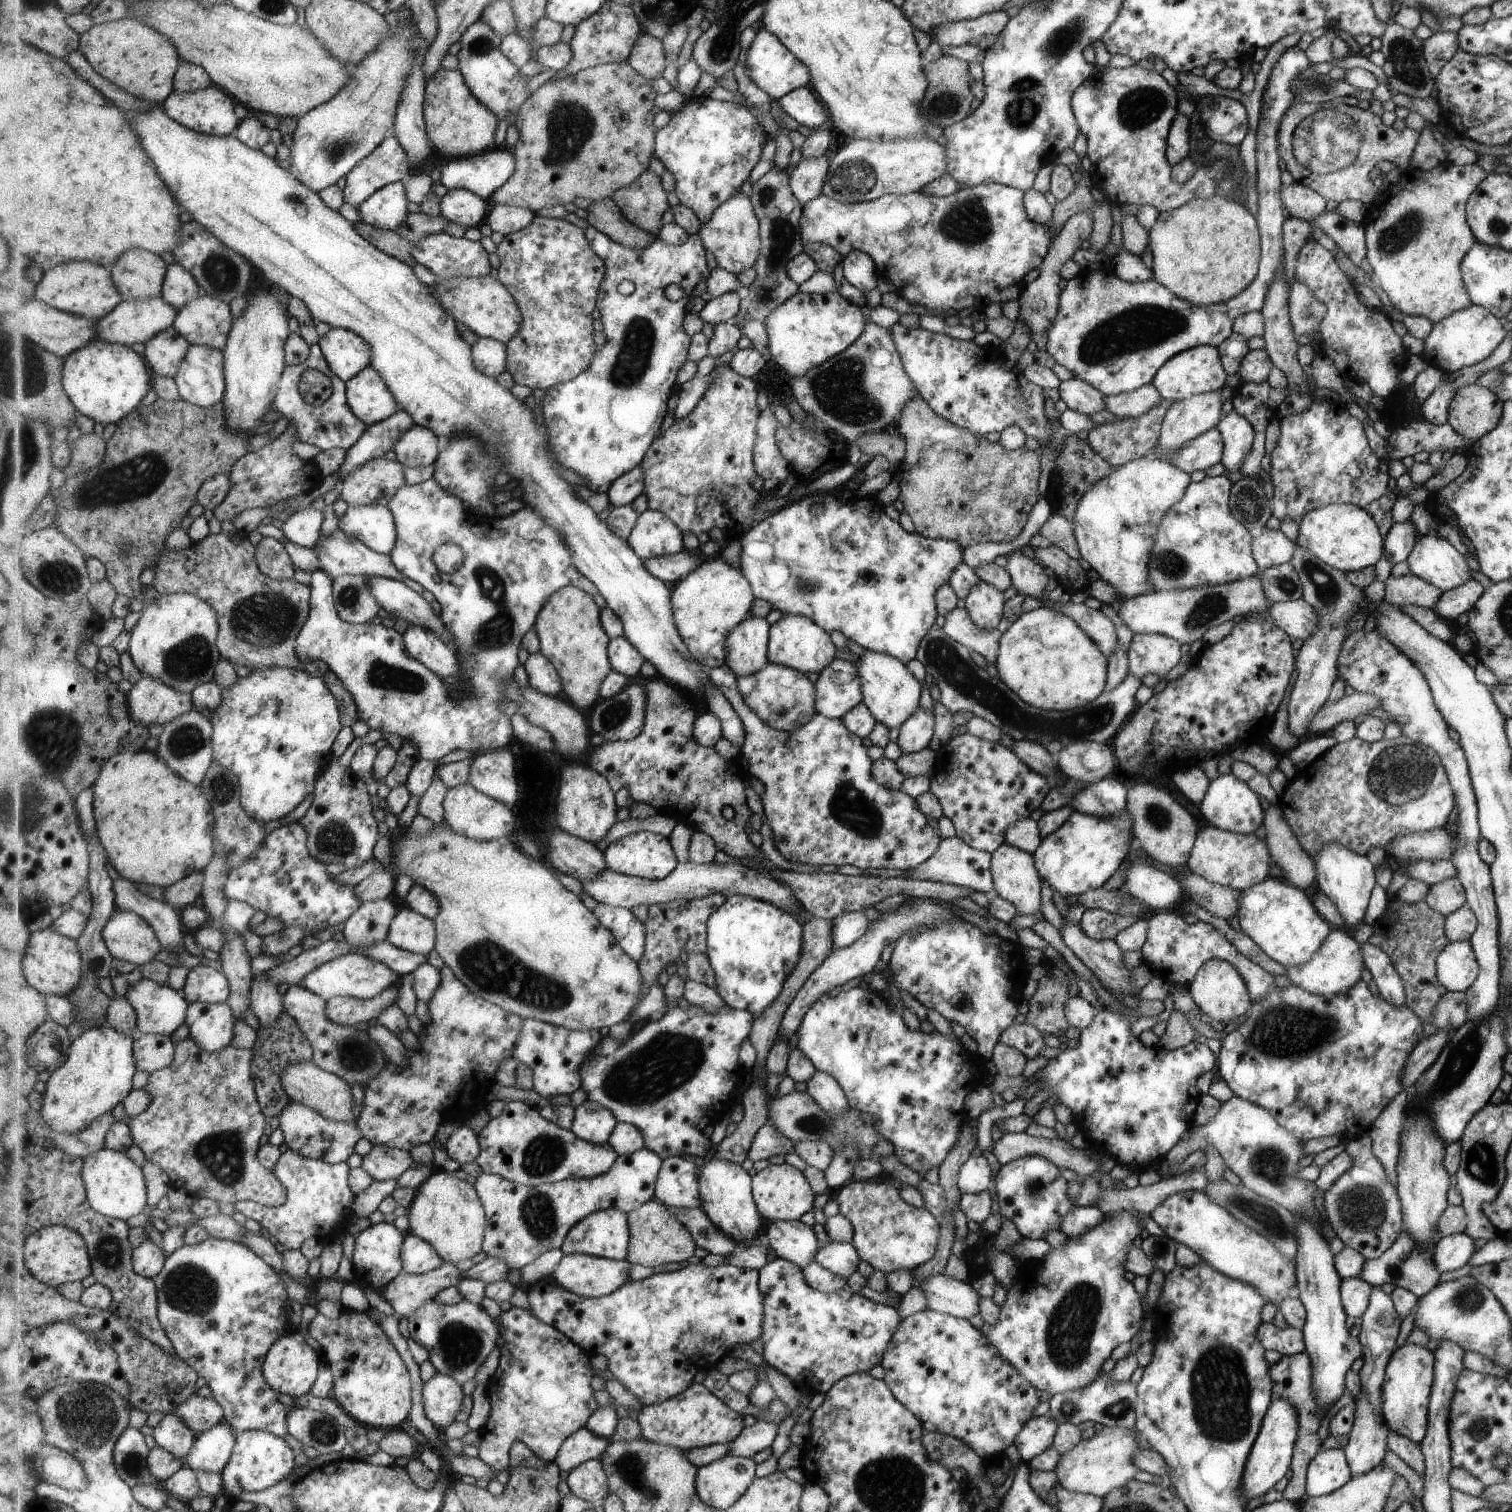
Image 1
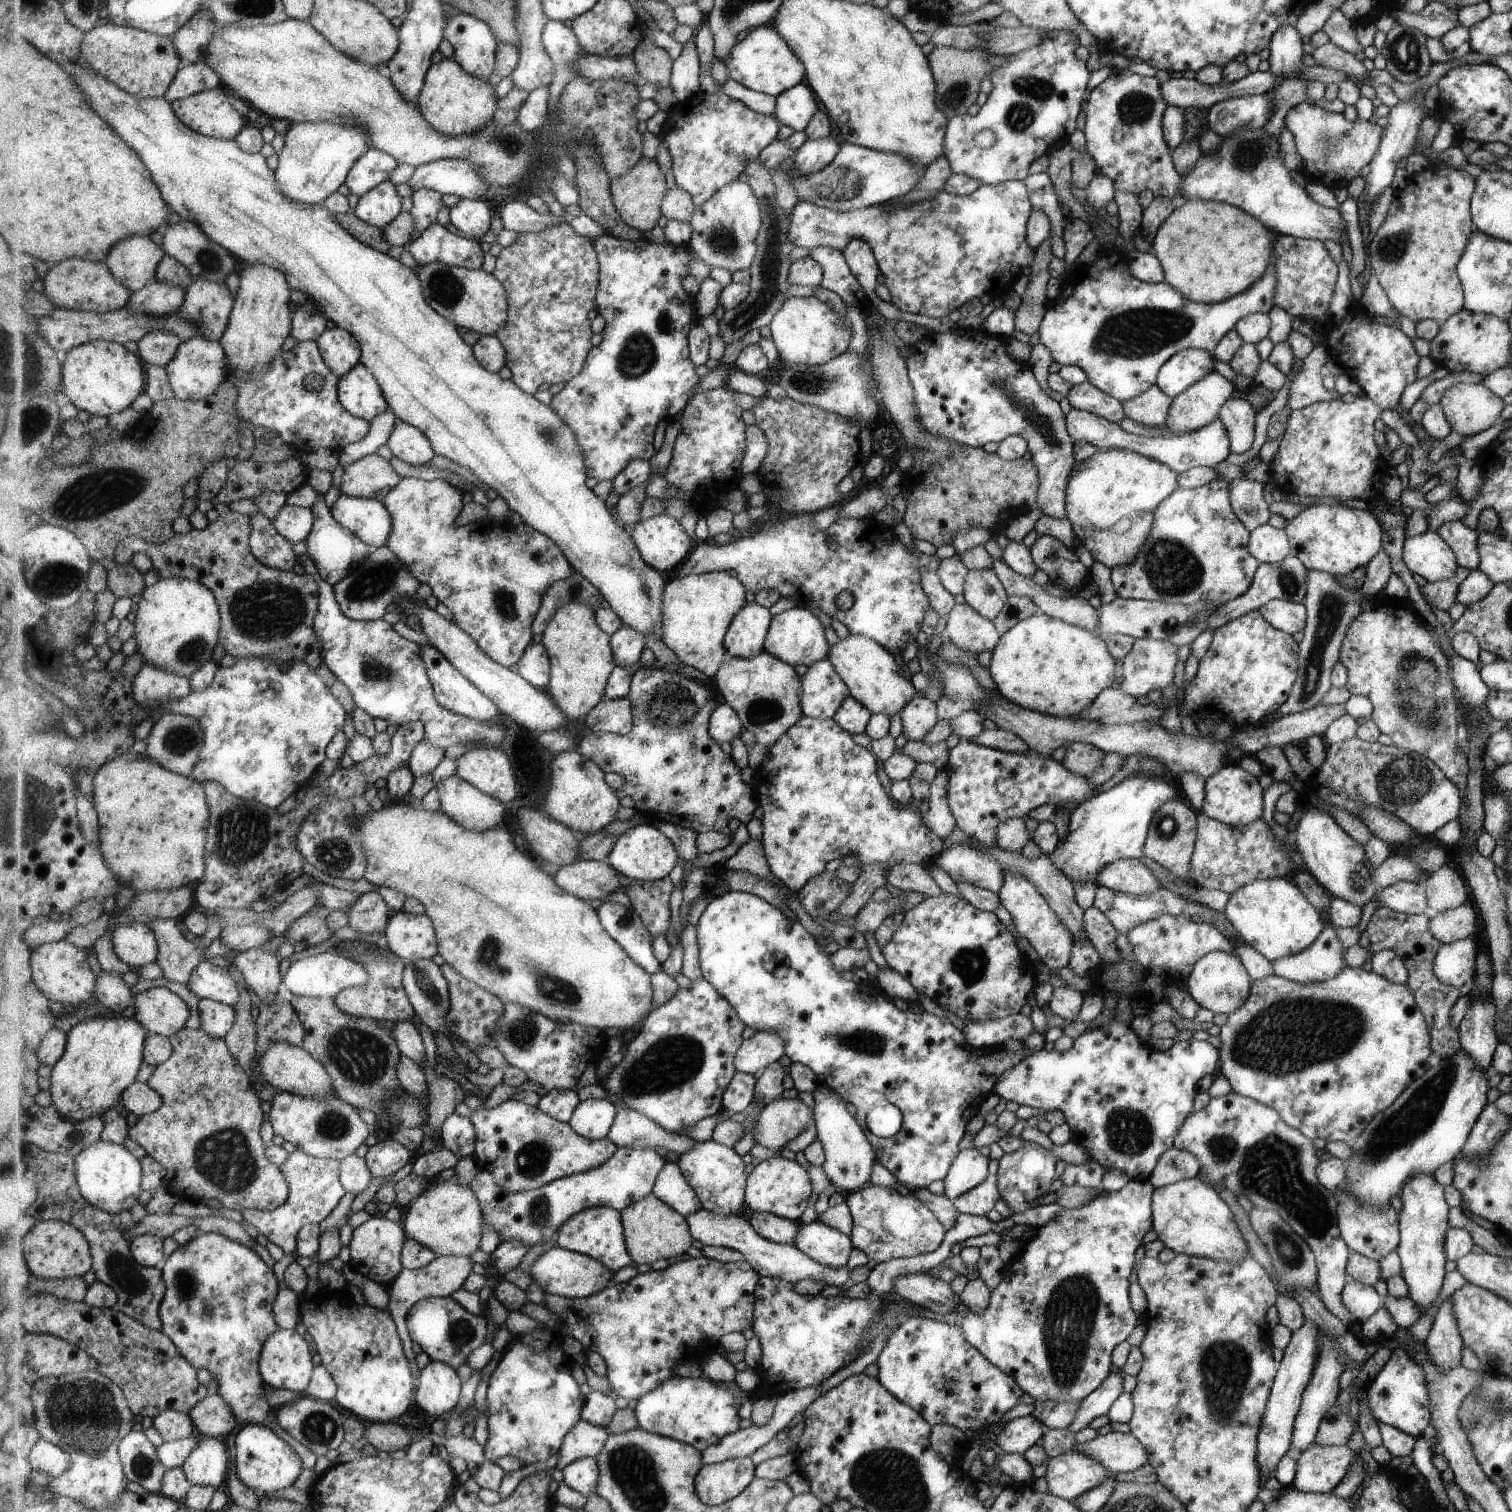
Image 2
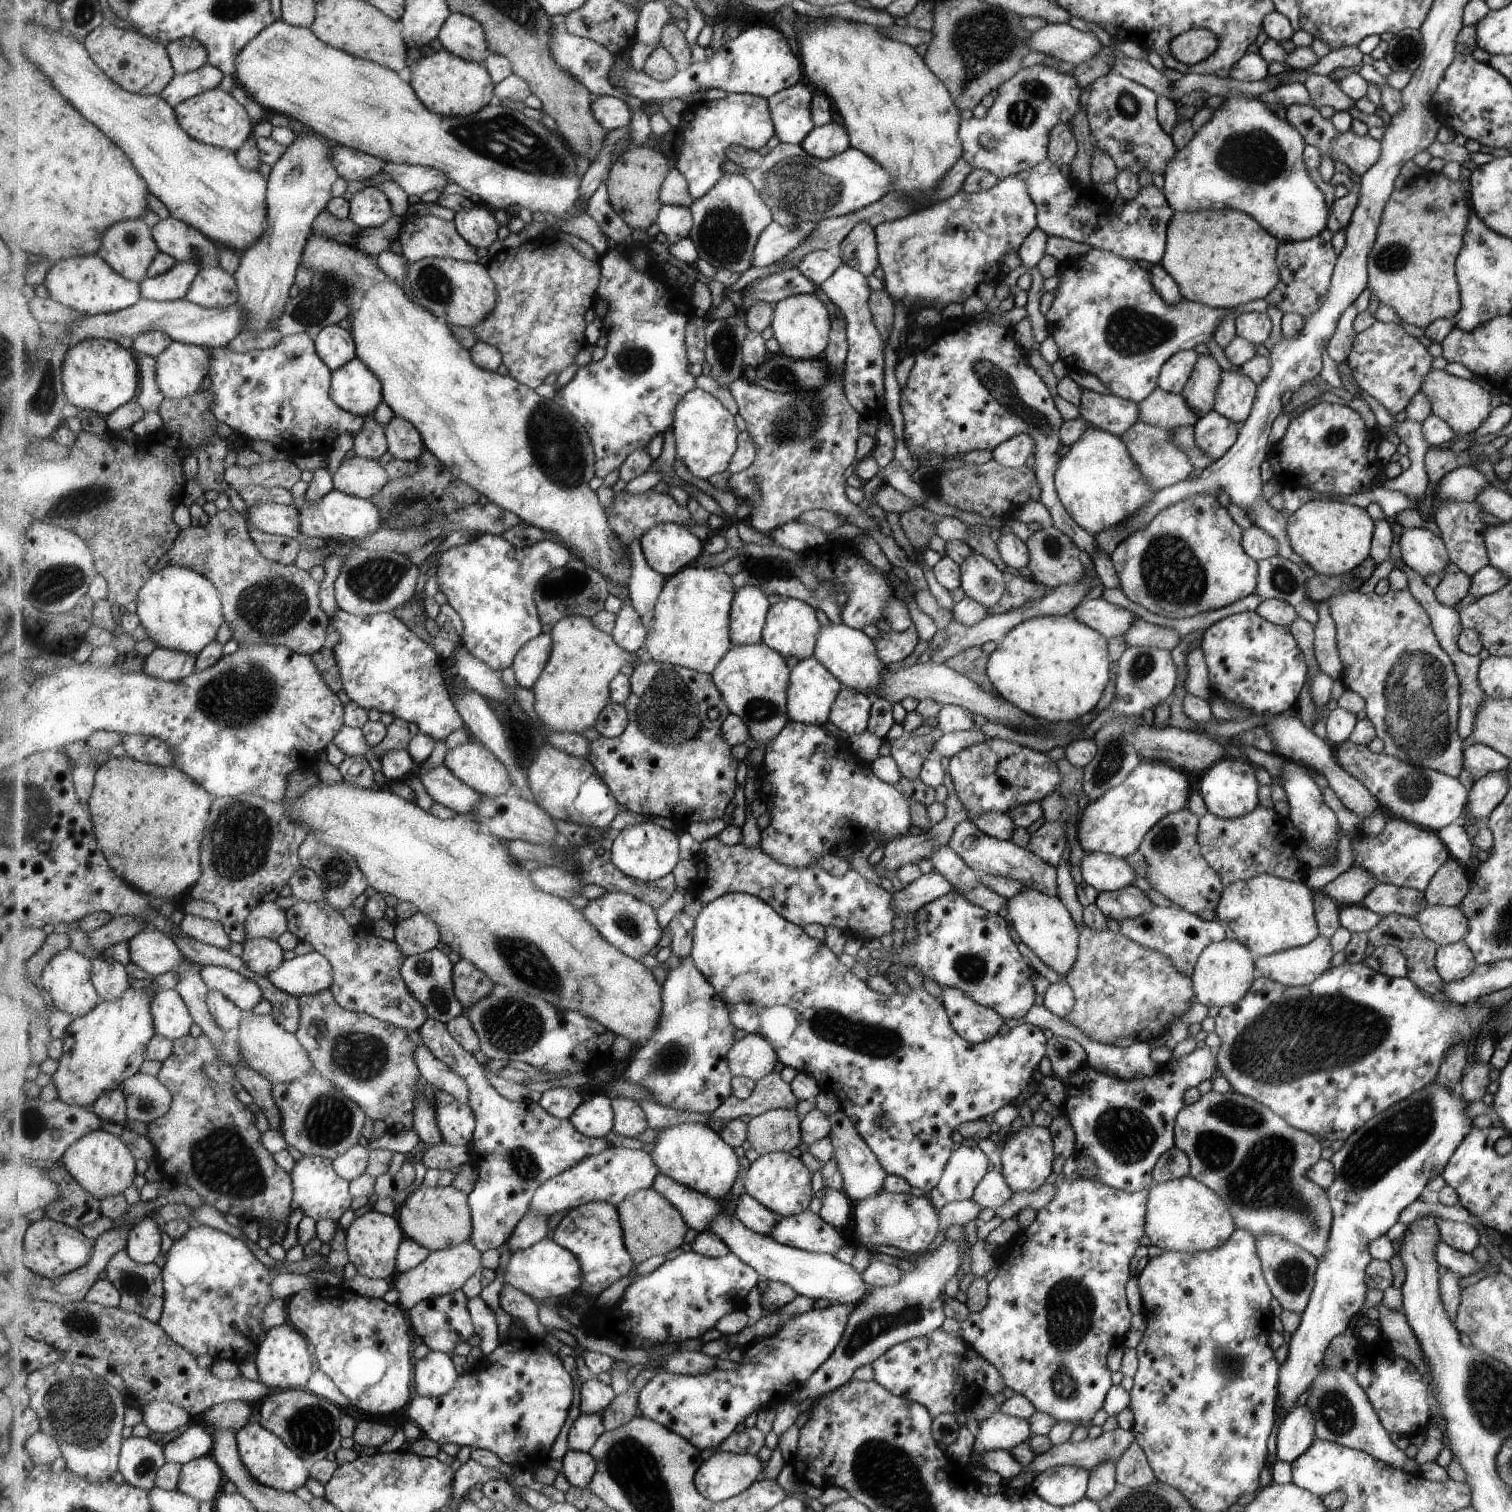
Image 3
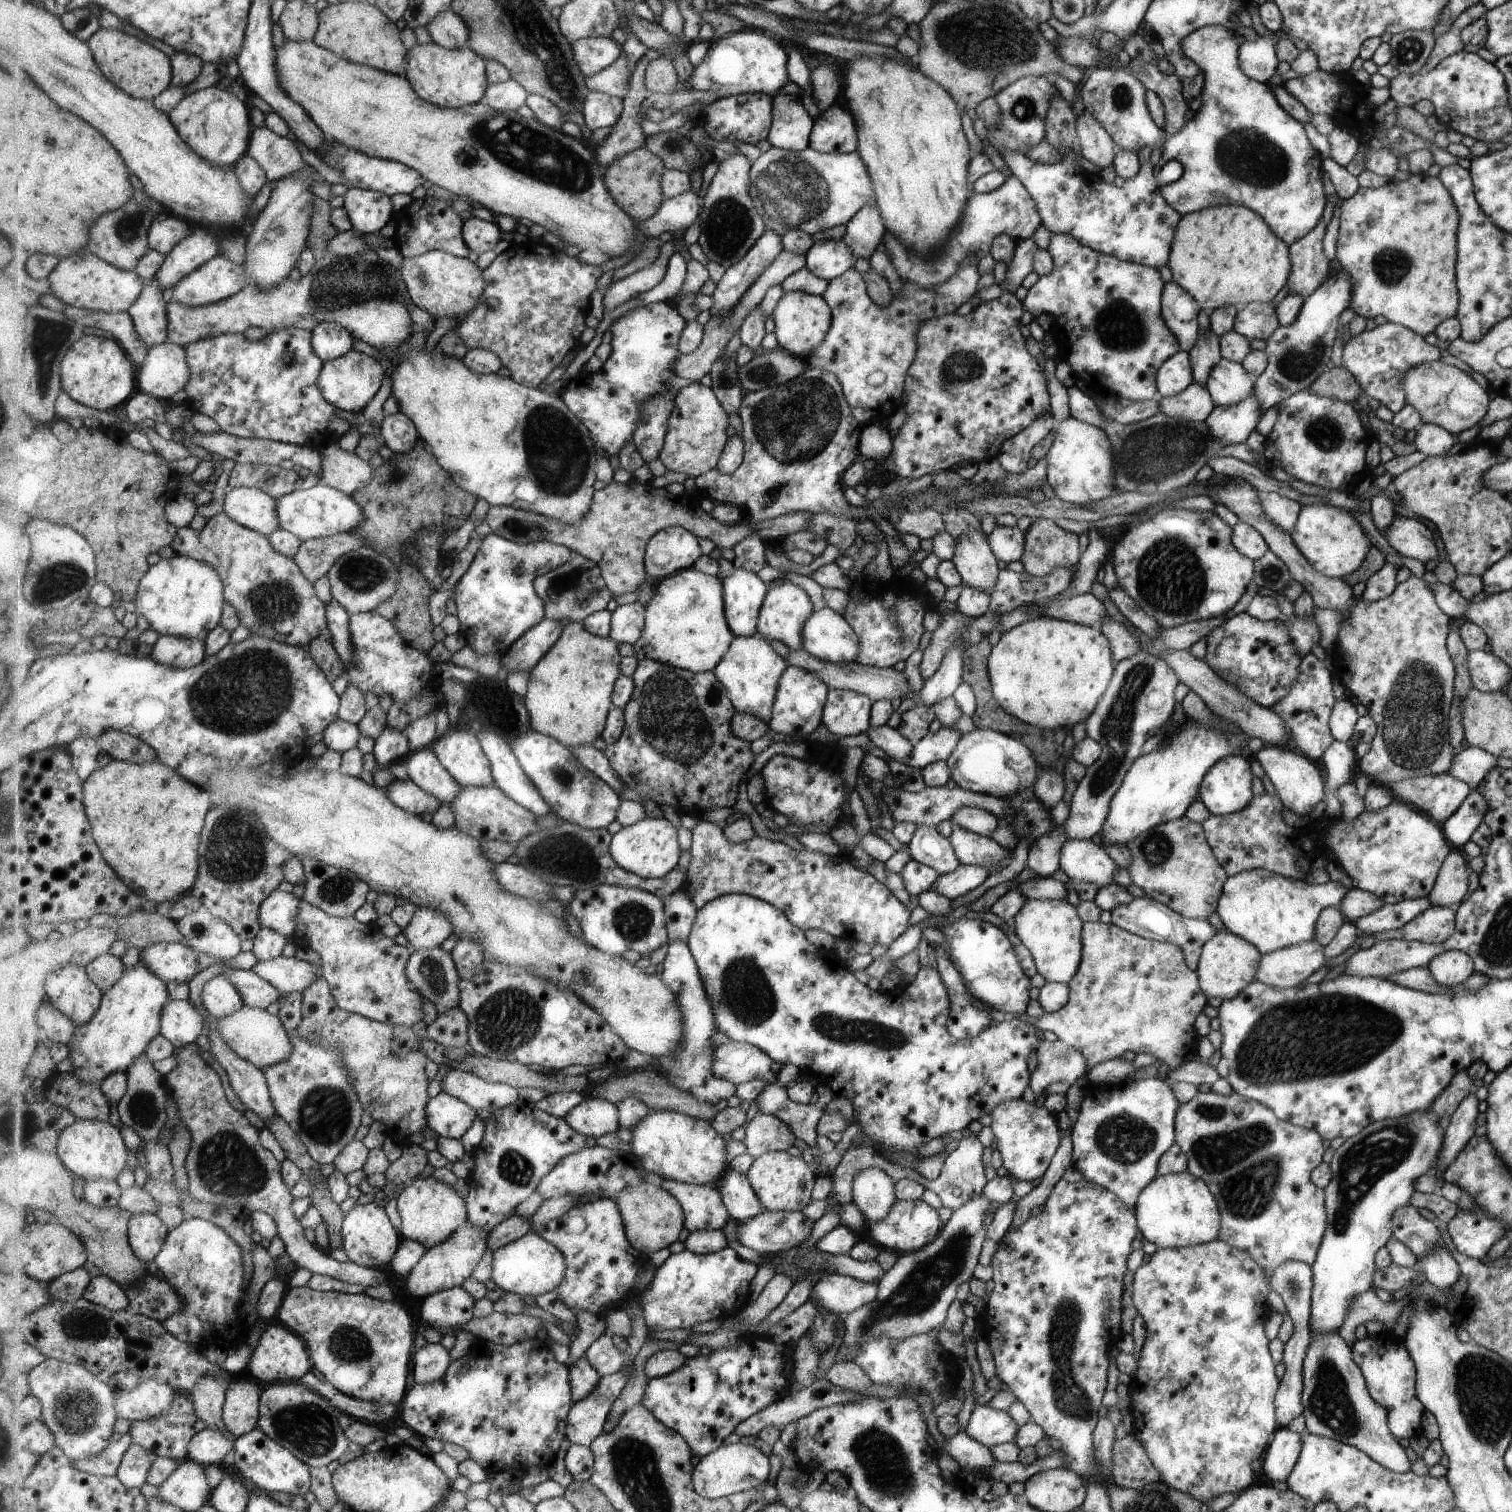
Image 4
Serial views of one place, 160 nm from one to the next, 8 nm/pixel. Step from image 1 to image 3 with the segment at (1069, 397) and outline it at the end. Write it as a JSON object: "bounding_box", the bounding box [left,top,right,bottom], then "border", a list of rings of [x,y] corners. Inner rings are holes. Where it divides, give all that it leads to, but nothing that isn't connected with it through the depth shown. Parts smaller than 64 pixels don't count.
{"bounding_box":[1078,388,1138,437],"border":[[[1083,388],[1078,411],[1089,425],[1118,437],[1138,420],[1138,408],[1134,402]]]}

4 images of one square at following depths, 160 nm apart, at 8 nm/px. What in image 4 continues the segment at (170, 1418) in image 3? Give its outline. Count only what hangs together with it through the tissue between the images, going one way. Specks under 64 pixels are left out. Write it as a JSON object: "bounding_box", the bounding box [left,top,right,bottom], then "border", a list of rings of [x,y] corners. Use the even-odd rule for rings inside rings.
{"bounding_box":[116,1381,179,1422],"border":[[[147,1381],[131,1391],[116,1391],[116,1394],[118,1418],[133,1422],[168,1415],[179,1393],[159,1381]]]}

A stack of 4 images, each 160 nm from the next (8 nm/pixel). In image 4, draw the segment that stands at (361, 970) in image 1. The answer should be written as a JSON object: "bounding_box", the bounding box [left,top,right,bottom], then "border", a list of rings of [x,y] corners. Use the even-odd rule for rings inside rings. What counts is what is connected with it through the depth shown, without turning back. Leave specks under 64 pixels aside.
{"bounding_box":[251,955,322,994],"border":[[[283,955],[268,961],[257,961],[251,969],[276,986],[283,994],[295,991],[303,993],[322,976],[320,968],[312,962]]]}

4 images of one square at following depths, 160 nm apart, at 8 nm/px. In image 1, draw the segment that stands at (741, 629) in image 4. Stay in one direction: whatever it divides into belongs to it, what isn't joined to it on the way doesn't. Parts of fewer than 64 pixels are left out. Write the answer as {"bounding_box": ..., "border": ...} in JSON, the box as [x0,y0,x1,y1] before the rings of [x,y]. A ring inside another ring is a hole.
{"bounding_box":[727,614,772,676],"border":[[[749,614],[728,636],[727,664],[738,676],[759,673],[770,662],[768,644],[772,626],[765,618]]]}

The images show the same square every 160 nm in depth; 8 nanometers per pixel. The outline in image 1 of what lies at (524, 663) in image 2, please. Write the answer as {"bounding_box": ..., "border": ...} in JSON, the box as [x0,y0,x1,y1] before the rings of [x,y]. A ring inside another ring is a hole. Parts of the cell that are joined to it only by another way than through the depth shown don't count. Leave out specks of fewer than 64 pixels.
{"bounding_box":[524,653,564,696],"border":[[[543,653],[529,655],[524,666],[531,687],[543,694],[563,696],[564,684],[558,668]]]}

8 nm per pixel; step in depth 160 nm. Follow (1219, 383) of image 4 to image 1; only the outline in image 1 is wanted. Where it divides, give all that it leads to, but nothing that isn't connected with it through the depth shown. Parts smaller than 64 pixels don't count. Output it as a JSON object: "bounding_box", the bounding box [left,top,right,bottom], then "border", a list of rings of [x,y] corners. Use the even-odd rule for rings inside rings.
{"bounding_box":[1215,410,1254,476],"border":[[[1231,410],[1219,419],[1215,428],[1220,431],[1224,441],[1220,463],[1227,476],[1230,472],[1239,472],[1245,456],[1249,452],[1254,437],[1251,425],[1235,411]]]}

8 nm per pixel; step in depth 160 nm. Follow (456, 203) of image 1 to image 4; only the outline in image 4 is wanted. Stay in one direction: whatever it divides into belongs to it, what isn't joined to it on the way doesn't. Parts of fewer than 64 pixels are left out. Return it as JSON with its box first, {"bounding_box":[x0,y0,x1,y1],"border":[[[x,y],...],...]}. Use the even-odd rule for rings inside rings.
{"bounding_box":[463,217,501,254],"border":[[[470,217],[464,222],[463,234],[469,248],[478,254],[493,250],[501,240],[501,228],[497,223]]]}

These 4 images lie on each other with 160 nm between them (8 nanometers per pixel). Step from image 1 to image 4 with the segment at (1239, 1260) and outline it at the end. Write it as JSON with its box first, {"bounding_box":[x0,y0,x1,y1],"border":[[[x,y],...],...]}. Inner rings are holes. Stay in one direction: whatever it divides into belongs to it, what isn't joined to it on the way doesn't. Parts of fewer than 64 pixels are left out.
{"bounding_box":[1133,1170,1221,1249],"border":[[[1186,1170],[1156,1175],[1136,1198],[1133,1209],[1142,1237],[1158,1249],[1197,1246],[1218,1238],[1221,1214],[1215,1196],[1206,1183]]]}

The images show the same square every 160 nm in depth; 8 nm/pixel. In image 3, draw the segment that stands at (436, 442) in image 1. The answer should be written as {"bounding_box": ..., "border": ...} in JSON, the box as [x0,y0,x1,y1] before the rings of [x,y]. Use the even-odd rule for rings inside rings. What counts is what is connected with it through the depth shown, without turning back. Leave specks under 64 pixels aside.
{"bounding_box":[386,417,427,461],"border":[[[395,417],[386,427],[389,452],[402,461],[417,461],[427,449],[420,430],[403,417]]]}

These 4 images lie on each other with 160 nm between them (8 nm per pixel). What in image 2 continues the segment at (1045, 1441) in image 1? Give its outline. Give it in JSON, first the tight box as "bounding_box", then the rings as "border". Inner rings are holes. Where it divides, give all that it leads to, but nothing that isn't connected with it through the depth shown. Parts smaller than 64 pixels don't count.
{"bounding_box":[995,1414,1048,1454],"border":[[[1030,1414],[1017,1417],[1005,1423],[1001,1434],[996,1436],[995,1444],[1004,1453],[1023,1454],[1033,1445],[1038,1444],[1048,1429]]]}

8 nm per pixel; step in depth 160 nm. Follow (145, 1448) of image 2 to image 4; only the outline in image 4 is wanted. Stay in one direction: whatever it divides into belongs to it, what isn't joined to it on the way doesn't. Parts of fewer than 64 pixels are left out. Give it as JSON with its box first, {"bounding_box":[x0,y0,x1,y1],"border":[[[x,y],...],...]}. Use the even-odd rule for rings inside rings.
{"bounding_box":[117,1443,157,1489],"border":[[[132,1443],[123,1455],[117,1476],[130,1489],[140,1488],[146,1483],[149,1471],[157,1457],[154,1452]]]}

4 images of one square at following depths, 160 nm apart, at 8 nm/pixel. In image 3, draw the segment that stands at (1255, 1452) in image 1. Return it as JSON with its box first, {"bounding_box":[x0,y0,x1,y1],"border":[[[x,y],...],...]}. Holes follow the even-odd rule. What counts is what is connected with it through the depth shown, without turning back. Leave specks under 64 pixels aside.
{"bounding_box":[1276,1080,1468,1414],"border":[[[1434,1080],[1408,1097],[1393,1103],[1374,1117],[1369,1118],[1351,1136],[1343,1141],[1339,1150],[1332,1154],[1331,1164],[1334,1179],[1326,1188],[1331,1202],[1332,1224],[1328,1234],[1328,1250],[1318,1261],[1314,1272],[1314,1285],[1307,1304],[1300,1312],[1298,1327],[1290,1334],[1287,1355],[1281,1363],[1280,1377],[1276,1384],[1276,1414],[1291,1410],[1299,1394],[1309,1388],[1310,1383],[1324,1368],[1323,1355],[1327,1343],[1333,1336],[1347,1328],[1349,1319],[1360,1312],[1368,1287],[1364,1283],[1364,1268],[1372,1260],[1368,1244],[1392,1226],[1397,1215],[1410,1202],[1425,1194],[1427,1182],[1433,1176],[1441,1175],[1452,1154],[1460,1146],[1468,1132],[1465,1132],[1467,1117],[1463,1115],[1464,1102],[1459,1095],[1448,1091]]]}

